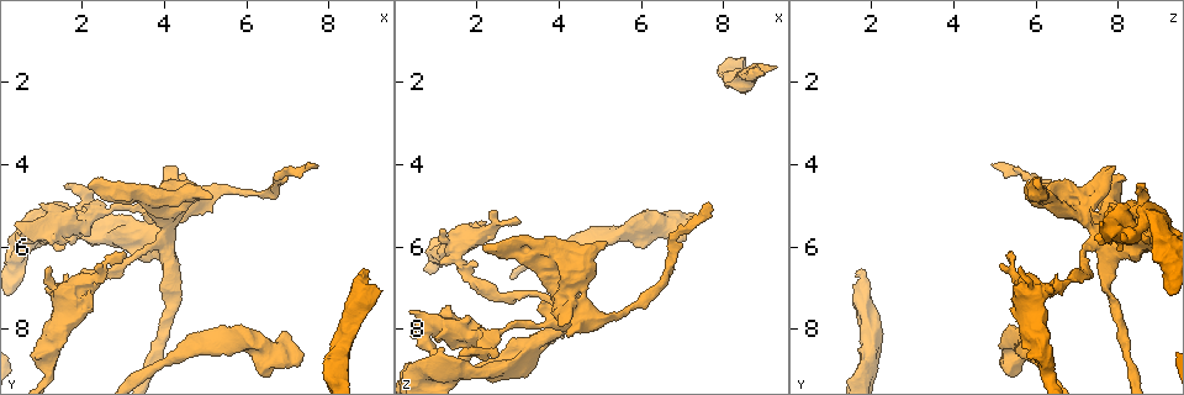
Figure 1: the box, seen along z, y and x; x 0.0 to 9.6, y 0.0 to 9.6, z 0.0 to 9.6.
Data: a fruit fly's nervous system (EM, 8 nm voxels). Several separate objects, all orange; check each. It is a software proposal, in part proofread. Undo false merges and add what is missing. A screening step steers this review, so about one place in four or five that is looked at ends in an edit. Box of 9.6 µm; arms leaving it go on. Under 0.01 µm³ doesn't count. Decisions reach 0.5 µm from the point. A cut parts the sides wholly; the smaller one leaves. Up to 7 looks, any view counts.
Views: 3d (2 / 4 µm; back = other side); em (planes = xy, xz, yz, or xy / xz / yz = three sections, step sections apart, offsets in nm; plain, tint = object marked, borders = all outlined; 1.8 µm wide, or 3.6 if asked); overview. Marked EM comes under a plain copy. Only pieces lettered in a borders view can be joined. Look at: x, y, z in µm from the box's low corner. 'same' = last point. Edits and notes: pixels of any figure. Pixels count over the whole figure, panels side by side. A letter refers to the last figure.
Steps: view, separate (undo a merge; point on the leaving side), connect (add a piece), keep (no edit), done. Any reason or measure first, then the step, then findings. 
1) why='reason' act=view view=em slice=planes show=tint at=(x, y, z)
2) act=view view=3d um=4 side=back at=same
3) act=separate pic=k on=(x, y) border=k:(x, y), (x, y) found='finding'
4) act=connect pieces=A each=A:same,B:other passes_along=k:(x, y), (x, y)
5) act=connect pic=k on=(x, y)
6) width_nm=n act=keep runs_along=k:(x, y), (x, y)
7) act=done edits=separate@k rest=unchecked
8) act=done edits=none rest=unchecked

why='free end' act=view view=3d um=4 at=(3.05, 6.15, 5.30)

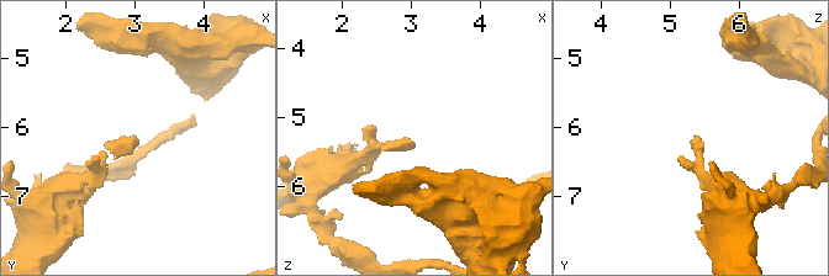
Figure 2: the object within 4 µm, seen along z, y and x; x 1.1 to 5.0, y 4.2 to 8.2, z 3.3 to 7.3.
why='need the tissue' act=view view=em slice=yz step=16 show=tint at=(3.05, 6.15, 5.35)

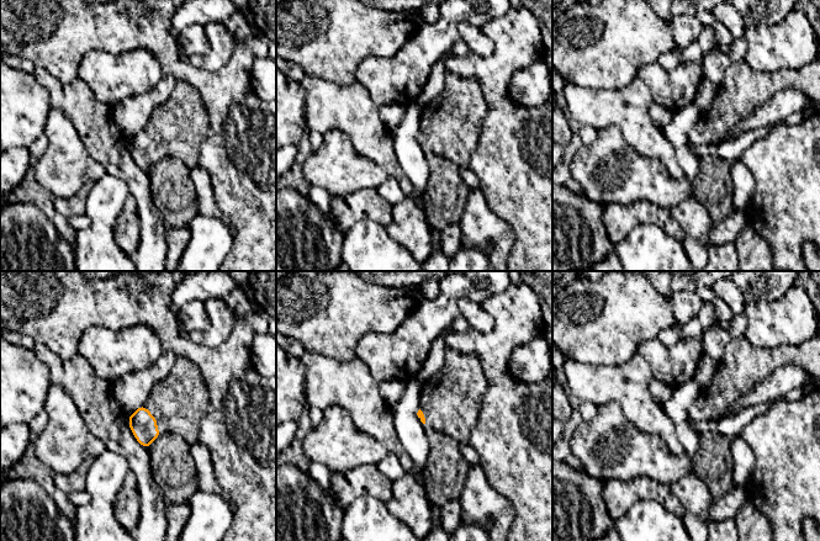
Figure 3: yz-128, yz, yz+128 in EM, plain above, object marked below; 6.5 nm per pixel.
why='another direction' act=view view=em slice=planes show=borders at=same

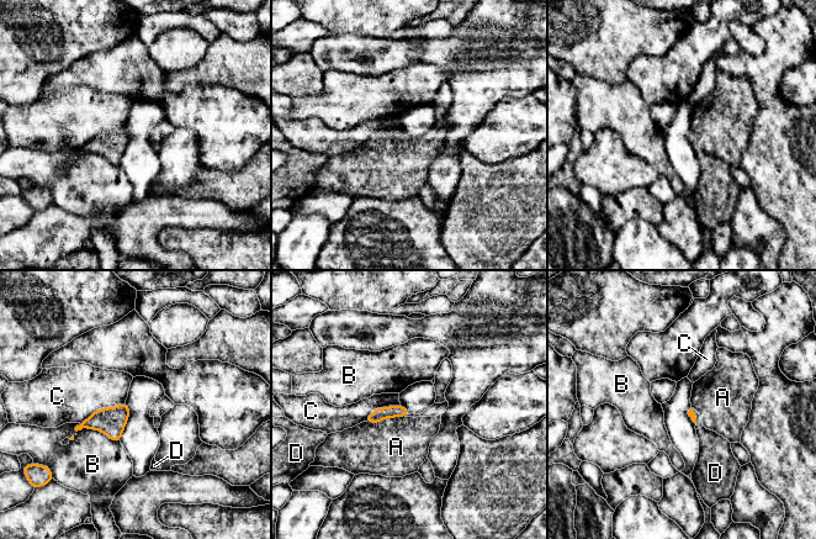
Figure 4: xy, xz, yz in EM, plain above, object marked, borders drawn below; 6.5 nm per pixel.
longest_contact=C:340nm act=connect pieces=A each=A:same,B:other,C:other,D:other found='it goes on there'

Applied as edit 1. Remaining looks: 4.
why='see it whole again' act=view view=overview

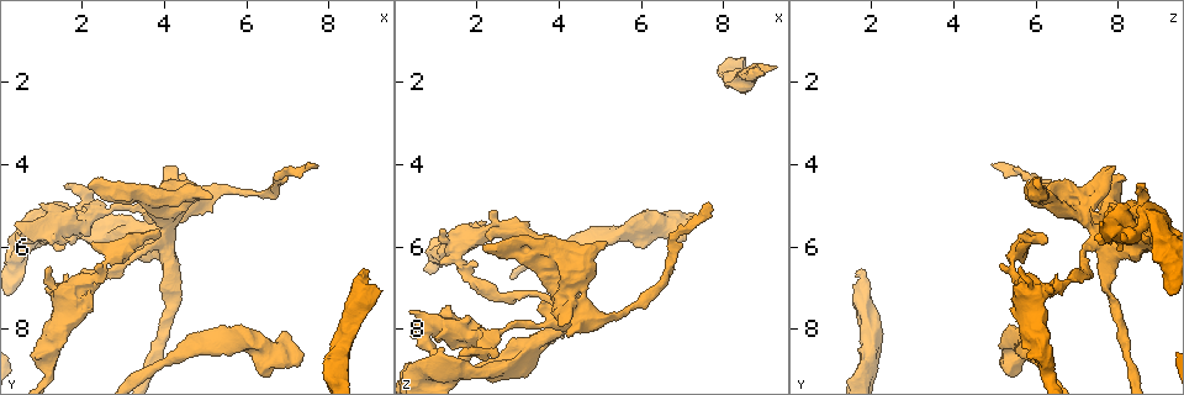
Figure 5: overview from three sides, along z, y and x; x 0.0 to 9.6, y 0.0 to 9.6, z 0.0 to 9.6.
why='sudden change in width' act=view view=3d um=2 at=(3.60, 5.95, 7.25)

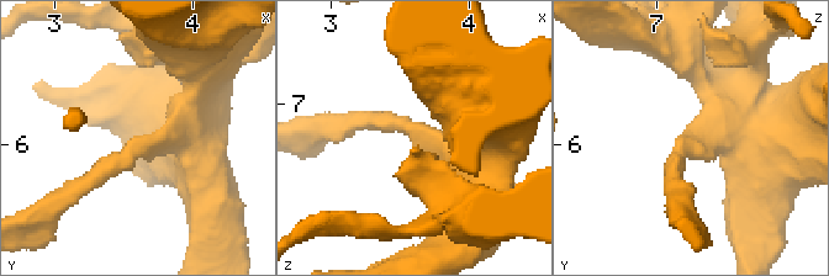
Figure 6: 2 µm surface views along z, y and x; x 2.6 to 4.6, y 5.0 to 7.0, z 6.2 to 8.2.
why='now the EM' act=view view=em slice=xy step=16 show=borders at=(3.62, 6.02, 7.22)

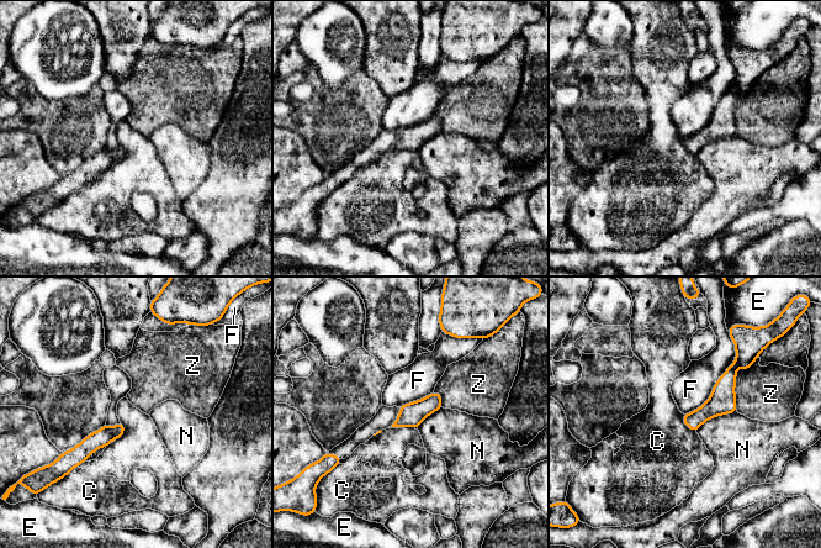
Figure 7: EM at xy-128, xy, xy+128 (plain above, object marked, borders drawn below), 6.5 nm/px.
act=separate pic=7 on=(722, 399) each=C:other,E:other,F:other,N:other,Z:other border=7:(735, 362), (739, 365) found='a second cell is stuck on'

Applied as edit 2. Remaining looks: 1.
act=done edits=connect@4,separate@7 rest=unchecked

